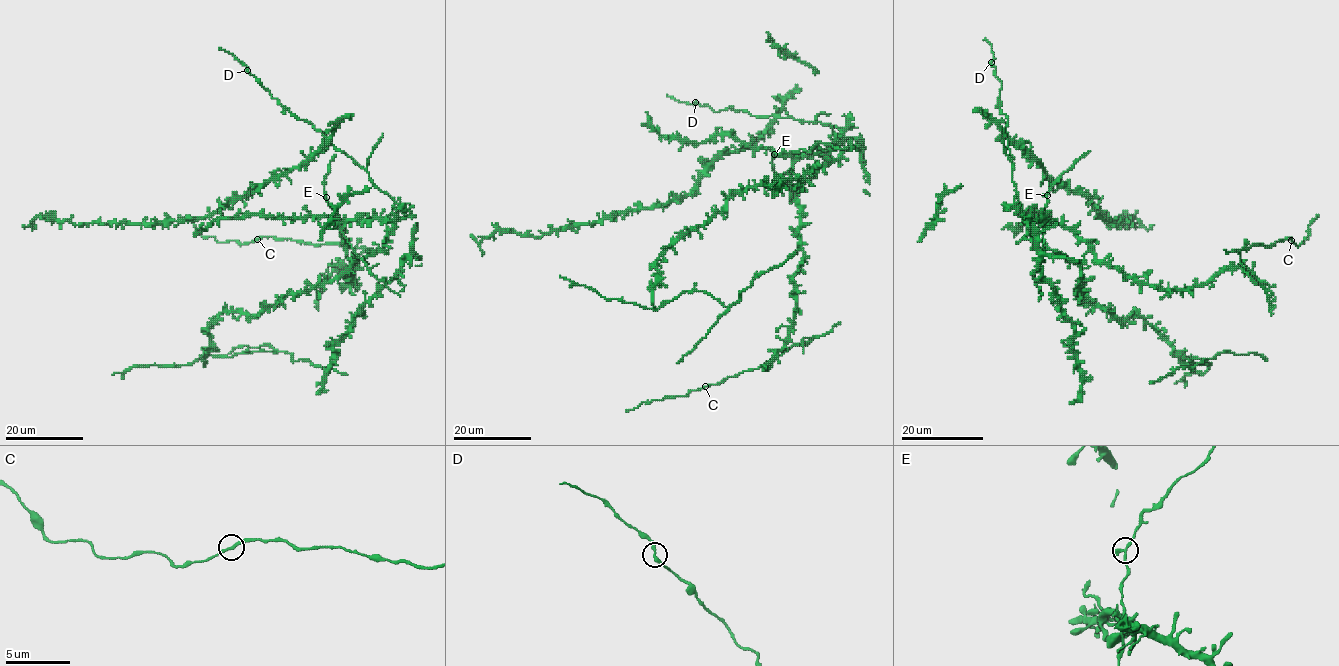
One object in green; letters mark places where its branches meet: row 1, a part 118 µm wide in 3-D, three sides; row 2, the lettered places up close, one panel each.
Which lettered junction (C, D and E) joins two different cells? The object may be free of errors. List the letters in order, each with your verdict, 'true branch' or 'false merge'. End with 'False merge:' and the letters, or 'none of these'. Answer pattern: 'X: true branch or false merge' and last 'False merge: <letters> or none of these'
C: true branch
D: true branch
E: true branch
False merge: none of these

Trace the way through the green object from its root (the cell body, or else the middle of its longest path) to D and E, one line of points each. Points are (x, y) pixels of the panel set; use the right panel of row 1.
D: (1028, 223), (1018, 208), (1012, 156), (1005, 134), (1007, 117), (1000, 111), (998, 100), (1002, 82), (991, 62)
E: (1028, 223), (1029, 219), (1048, 219), (1046, 196)

